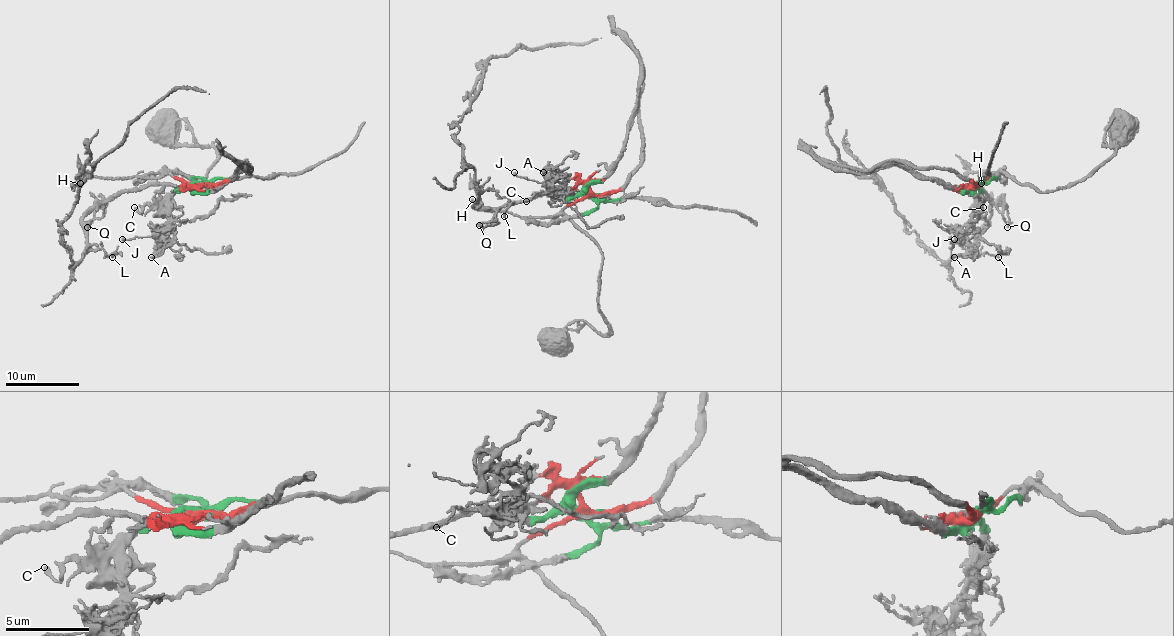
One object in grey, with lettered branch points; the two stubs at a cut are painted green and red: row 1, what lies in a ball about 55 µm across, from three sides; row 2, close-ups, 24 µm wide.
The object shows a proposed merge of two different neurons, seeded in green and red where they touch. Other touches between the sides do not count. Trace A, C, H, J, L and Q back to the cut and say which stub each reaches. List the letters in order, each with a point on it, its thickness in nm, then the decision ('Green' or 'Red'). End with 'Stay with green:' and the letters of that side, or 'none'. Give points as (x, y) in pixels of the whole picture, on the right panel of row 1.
A: Place: (954, 257). Thickness 100 nm. Green
C: Place: (983, 207). Thickness 170 nm. Green
H: Place: (981, 183). Thickness 130 nm. Red
J: Place: (954, 239). Thickness 140 nm. Green
L: Place: (998, 257). Thickness 160 nm. Red
Q: Place: (1007, 227). Thickness 160 nm. Red
Stay with green: A, C, J

